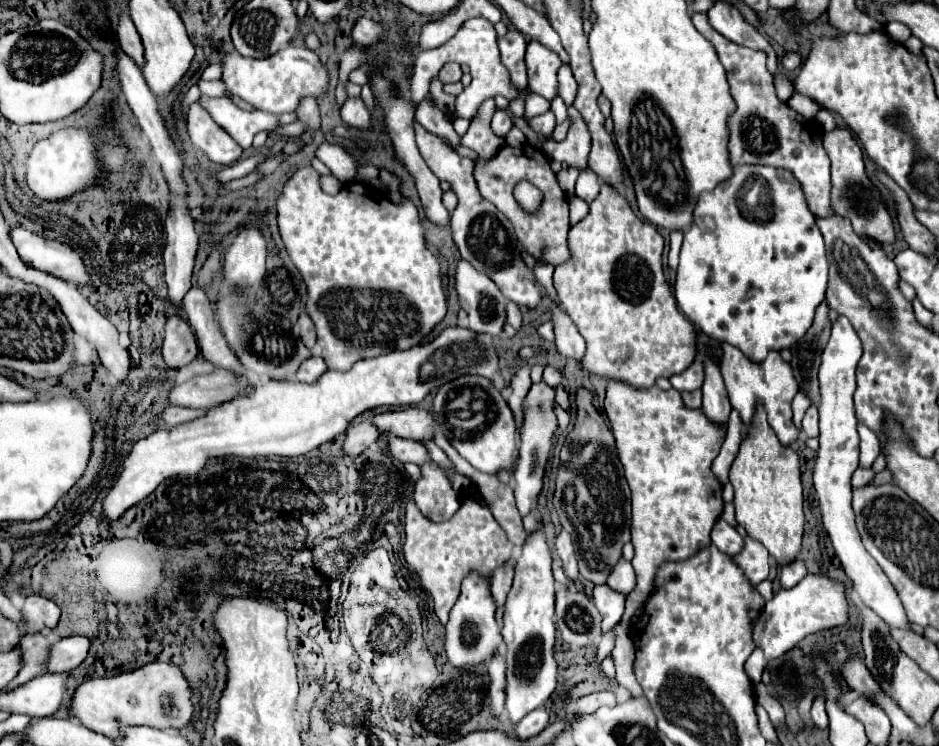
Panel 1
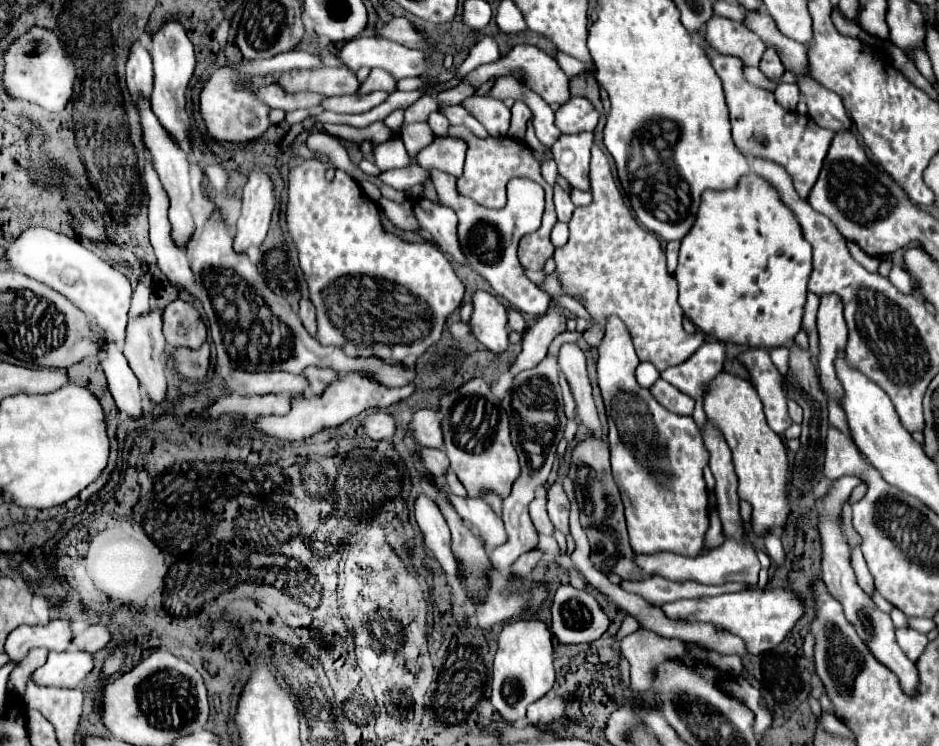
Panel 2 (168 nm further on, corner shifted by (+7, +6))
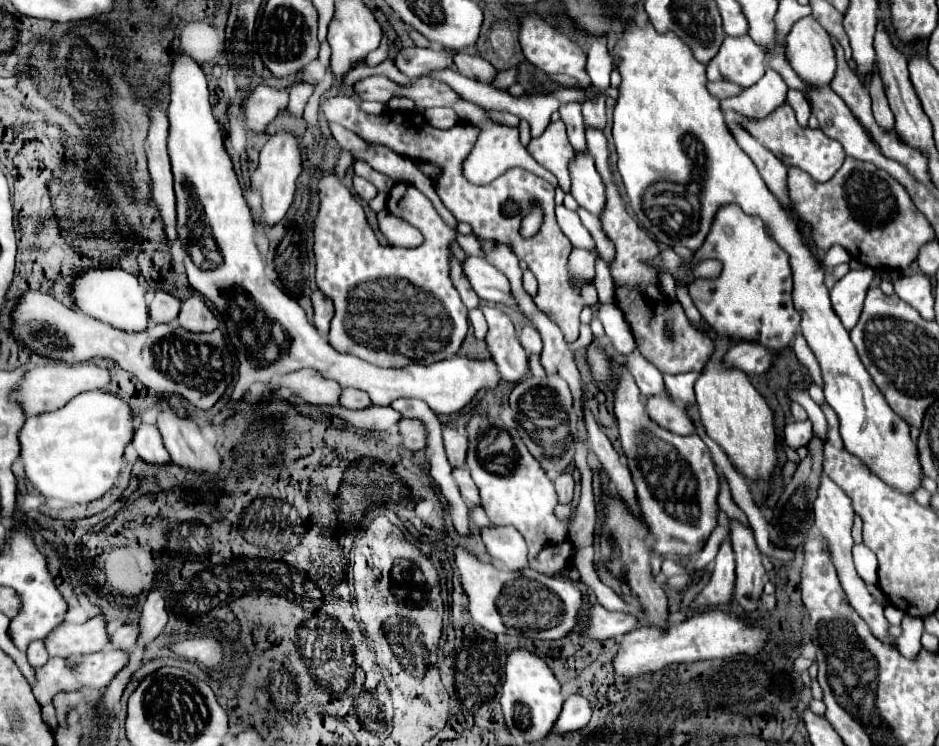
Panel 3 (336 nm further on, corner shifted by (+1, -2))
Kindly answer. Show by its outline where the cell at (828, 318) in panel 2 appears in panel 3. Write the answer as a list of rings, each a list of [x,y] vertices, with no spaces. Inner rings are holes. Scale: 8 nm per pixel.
[[[871,268],[863,270],[851,270],[845,274],[841,280],[835,282],[831,288],[831,304],[839,320],[843,322],[845,330],[851,330],[861,314],[863,300],[865,300],[865,290],[875,278],[875,272]]]

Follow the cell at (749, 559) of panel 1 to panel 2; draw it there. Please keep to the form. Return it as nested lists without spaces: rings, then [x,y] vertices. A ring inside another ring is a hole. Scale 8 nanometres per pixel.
[[[725,538],[725,544],[721,548],[715,548],[707,554],[699,554],[695,558],[679,556],[673,552],[657,552],[657,554],[641,554],[637,556],[637,564],[641,570],[645,570],[647,576],[661,576],[671,582],[699,582],[699,584],[727,584],[727,582],[741,582],[747,586],[757,586],[757,574],[759,574],[759,560],[755,554],[755,548],[751,542],[739,544],[729,538]]]

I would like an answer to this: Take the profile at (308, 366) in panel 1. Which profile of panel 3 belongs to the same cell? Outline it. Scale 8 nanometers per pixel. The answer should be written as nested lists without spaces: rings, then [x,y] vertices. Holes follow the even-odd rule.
[[[343,388],[339,404],[345,406],[345,408],[365,408],[365,406],[371,404],[371,400],[365,392],[359,392],[355,388]]]

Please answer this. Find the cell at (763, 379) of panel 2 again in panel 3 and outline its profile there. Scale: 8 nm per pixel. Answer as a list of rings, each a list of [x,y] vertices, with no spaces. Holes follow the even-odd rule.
[[[793,422],[793,424],[785,424],[783,434],[785,434],[787,446],[795,450],[799,446],[807,446],[807,442],[813,436],[813,428],[811,428],[811,422],[797,422],[797,424]]]

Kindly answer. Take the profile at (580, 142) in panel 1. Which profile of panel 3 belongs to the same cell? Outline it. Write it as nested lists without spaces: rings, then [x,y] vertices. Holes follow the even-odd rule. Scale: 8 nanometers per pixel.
[[[587,150],[583,154],[575,152],[575,158],[569,166],[571,174],[571,194],[577,204],[591,214],[599,216],[605,206],[605,184],[595,168],[595,162]]]

